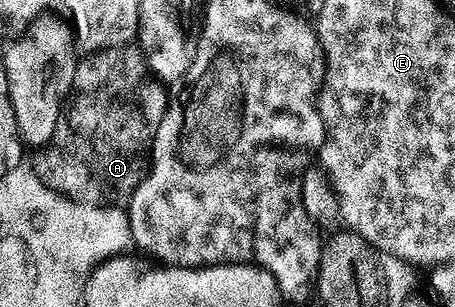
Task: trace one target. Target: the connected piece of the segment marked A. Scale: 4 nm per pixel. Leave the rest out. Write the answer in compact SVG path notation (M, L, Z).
M137 46L108 47L85 56L74 70L74 85L64 104L64 114L49 143L32 160L34 172L48 189L72 200L91 205L122 205L129 200L148 174L156 129L168 106L167 88L148 73Z

